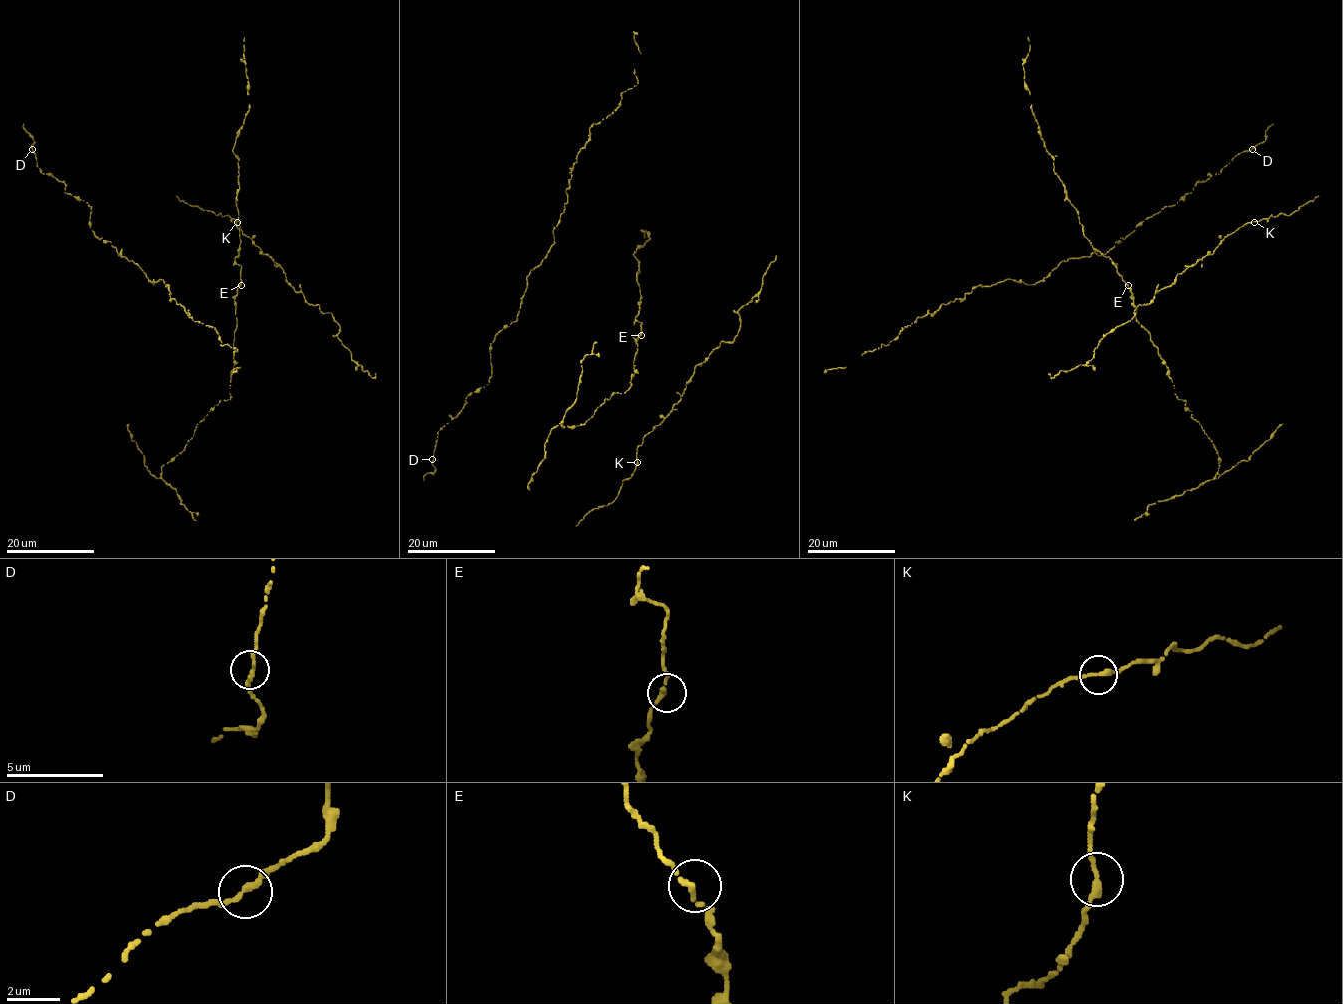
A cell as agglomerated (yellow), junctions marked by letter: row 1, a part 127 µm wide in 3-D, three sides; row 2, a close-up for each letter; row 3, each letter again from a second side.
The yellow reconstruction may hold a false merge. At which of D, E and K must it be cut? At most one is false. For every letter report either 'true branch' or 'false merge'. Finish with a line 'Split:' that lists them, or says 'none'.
D: true branch
E: true branch
K: true branch
Split: none

